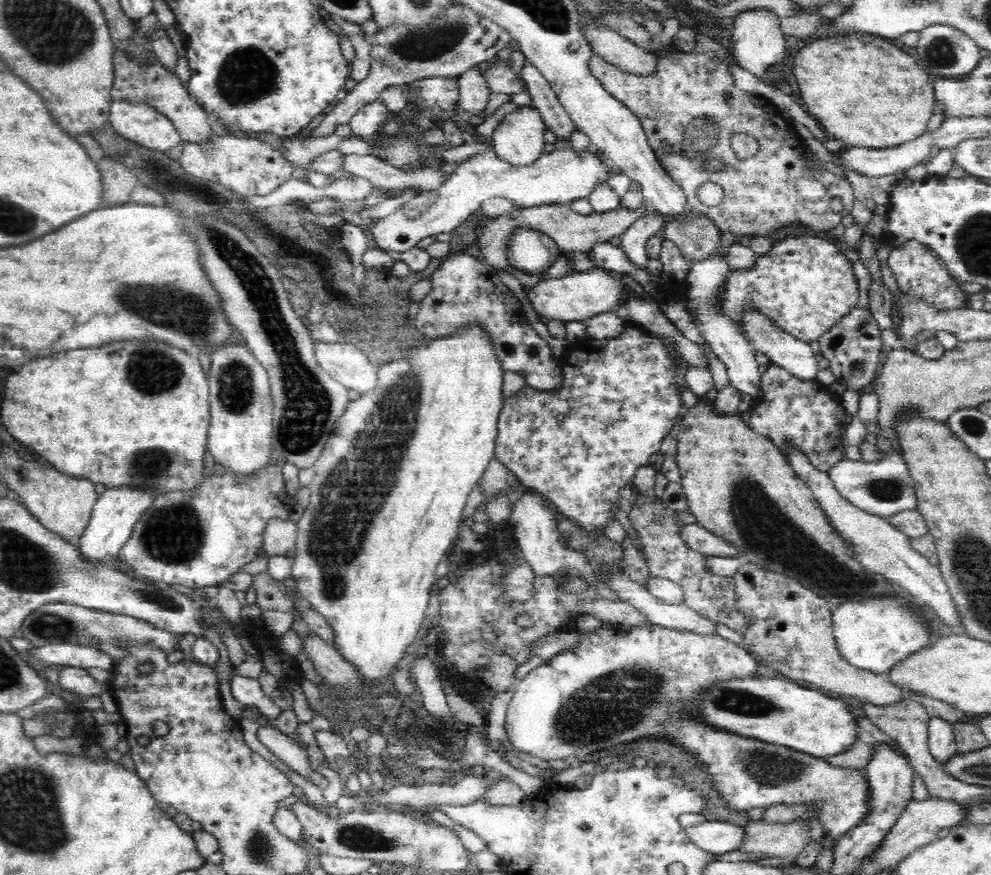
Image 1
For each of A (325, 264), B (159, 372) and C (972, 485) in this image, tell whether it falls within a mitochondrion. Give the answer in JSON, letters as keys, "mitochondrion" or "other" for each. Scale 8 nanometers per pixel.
{"A":"mitochondrion","B":"mitochondrion","C":"other"}

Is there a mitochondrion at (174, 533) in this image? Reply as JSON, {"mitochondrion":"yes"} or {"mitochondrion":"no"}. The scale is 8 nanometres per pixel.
{"mitochondrion":"yes"}

